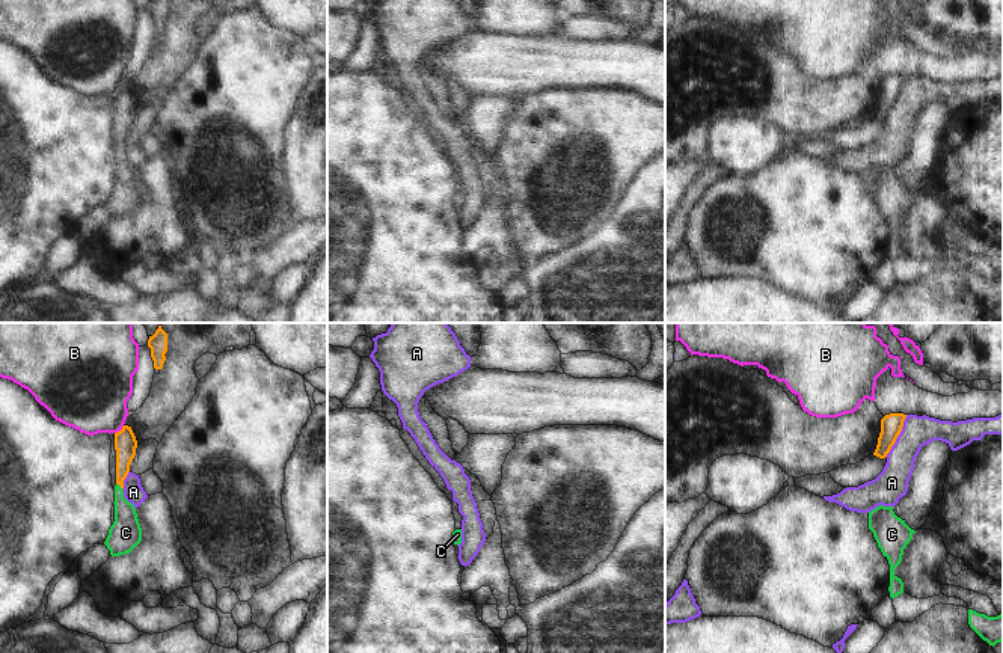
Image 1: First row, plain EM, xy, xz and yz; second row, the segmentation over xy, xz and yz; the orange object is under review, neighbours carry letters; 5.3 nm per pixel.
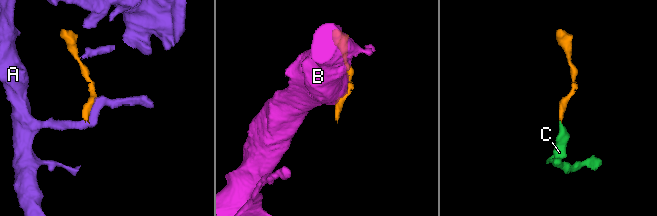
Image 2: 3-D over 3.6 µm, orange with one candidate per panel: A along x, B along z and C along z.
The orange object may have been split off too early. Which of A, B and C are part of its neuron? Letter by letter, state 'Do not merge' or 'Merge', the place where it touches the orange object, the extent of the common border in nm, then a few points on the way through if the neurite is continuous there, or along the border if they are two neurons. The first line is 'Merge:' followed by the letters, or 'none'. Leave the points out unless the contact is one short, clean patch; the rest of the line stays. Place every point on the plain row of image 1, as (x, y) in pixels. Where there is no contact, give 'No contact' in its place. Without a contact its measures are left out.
Merge: C
A: Do not merge. Touches orange at yz (898, 97). Shared border 260 nm. Boundary: yz (907, 77), (901, 95), (886, 118)
B: Do not merge. Touches orange at xy (121, 92). Shared border 70 nm. Boundary: xy (124, 88), (115, 95)
C: Merge. Touches orange at xy (119, 147). Shared border 50 nm. Path across: xy (125, 106), (119, 147), (125, 192).

